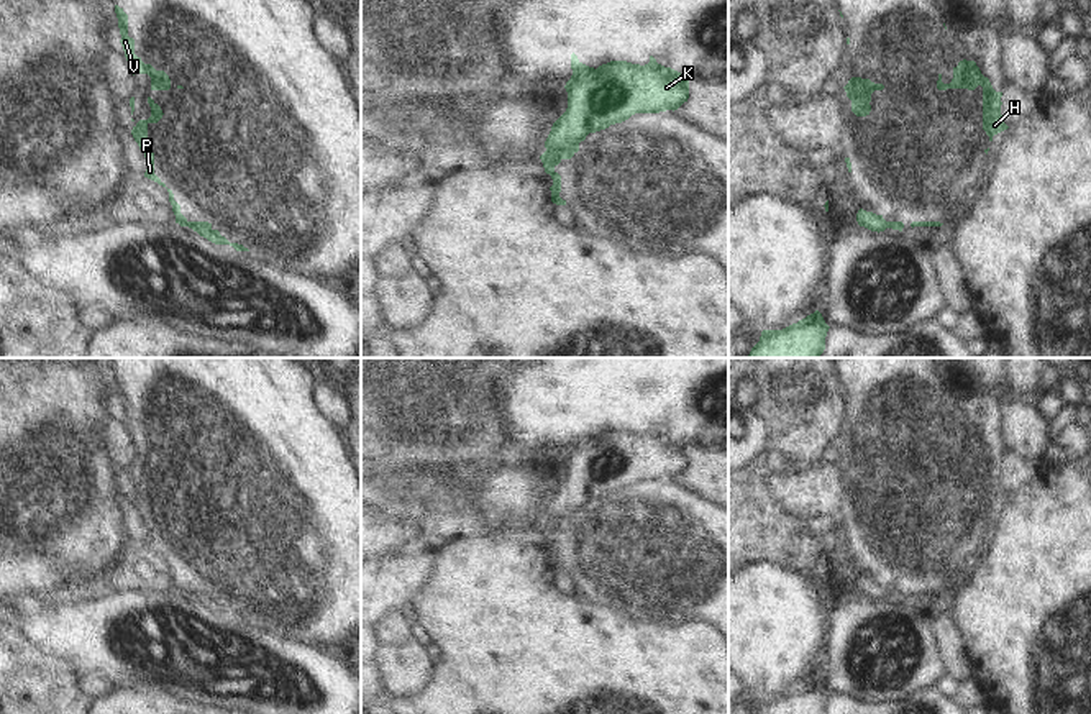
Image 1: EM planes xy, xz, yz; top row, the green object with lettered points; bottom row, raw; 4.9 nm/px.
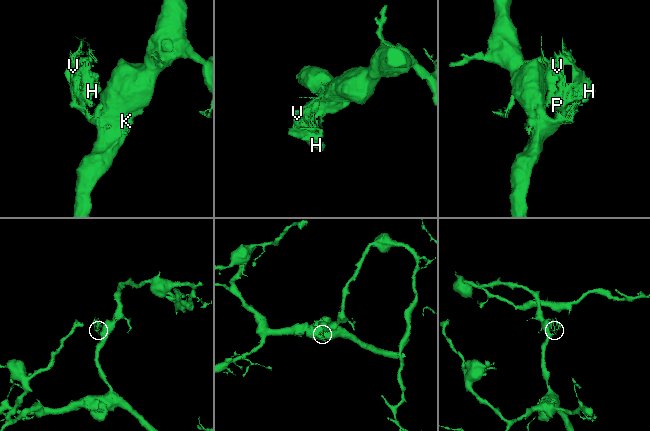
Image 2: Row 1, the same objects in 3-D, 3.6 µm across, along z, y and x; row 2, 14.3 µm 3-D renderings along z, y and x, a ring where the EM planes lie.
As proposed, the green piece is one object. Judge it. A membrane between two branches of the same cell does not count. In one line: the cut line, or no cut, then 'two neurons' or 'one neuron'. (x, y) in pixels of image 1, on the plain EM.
cut in xz along (578, 511), (568, 516), (547, 517); two neurons

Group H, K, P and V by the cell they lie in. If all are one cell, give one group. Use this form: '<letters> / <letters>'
H P V / K

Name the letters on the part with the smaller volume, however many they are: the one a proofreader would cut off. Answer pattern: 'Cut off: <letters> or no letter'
Cut off: H, P, V

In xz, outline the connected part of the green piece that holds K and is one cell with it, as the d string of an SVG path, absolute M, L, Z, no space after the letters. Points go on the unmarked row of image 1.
M571 422L573 443L566 450L568 476L553 491L546 517L579 512L589 501L622 491L635 481L678 478L689 466L689 445L650 423L645 433L610 428L597 437Z

